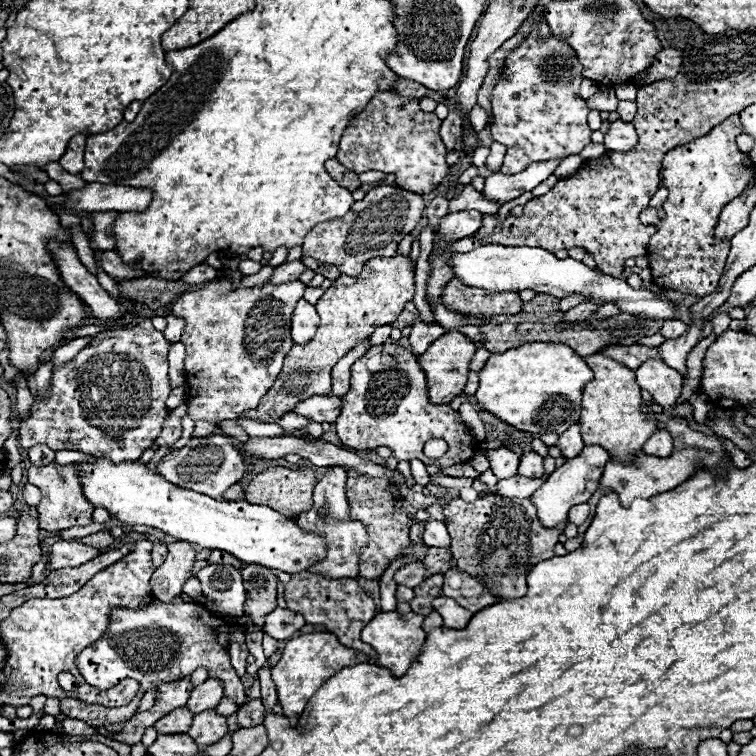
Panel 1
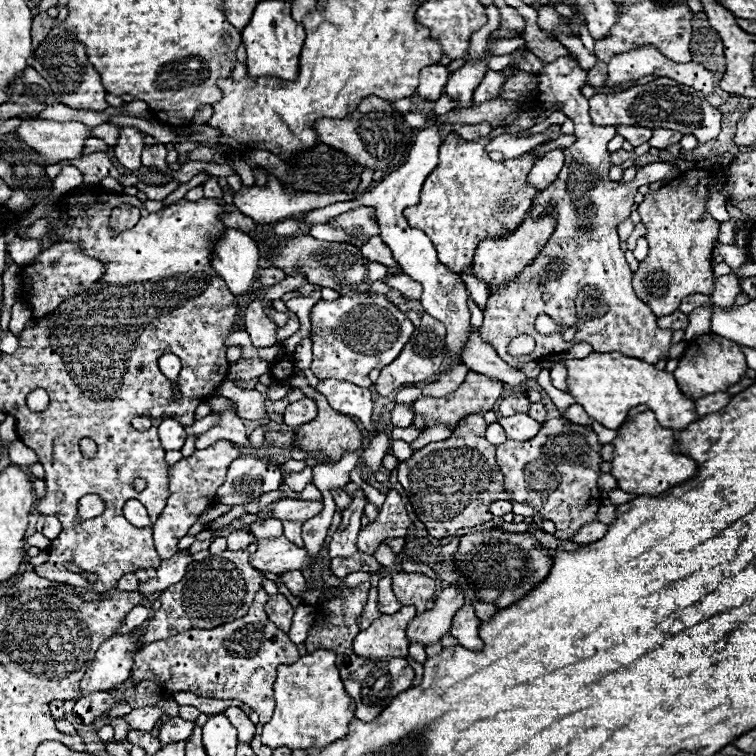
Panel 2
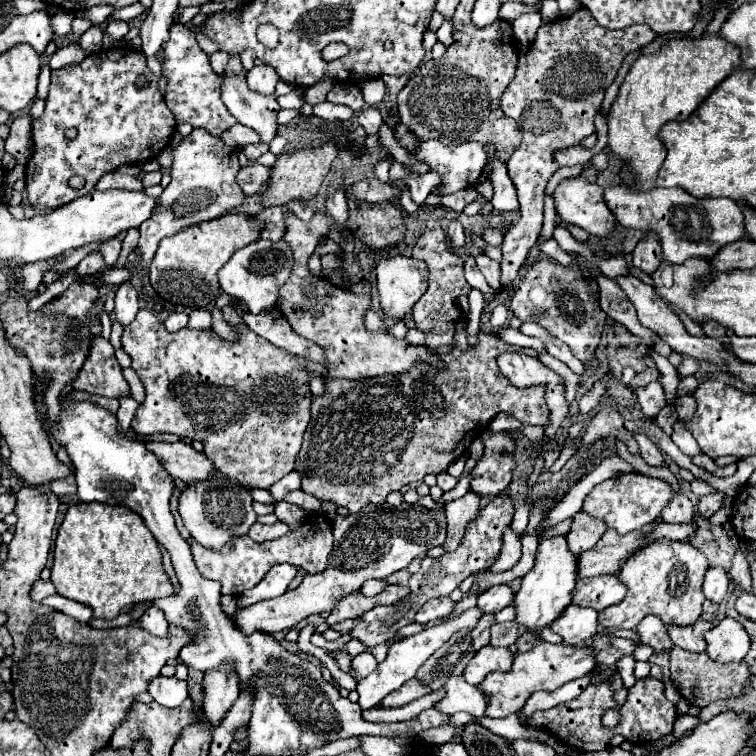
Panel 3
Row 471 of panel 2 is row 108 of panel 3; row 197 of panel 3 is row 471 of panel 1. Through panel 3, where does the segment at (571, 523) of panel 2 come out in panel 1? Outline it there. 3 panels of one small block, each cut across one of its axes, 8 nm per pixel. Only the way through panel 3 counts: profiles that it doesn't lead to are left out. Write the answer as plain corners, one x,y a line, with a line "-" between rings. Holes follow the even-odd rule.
534,450
524,452
520,456
520,466
518,466
518,474
526,476
526,478
540,478
544,474
544,464
542,464
542,456
536,454

